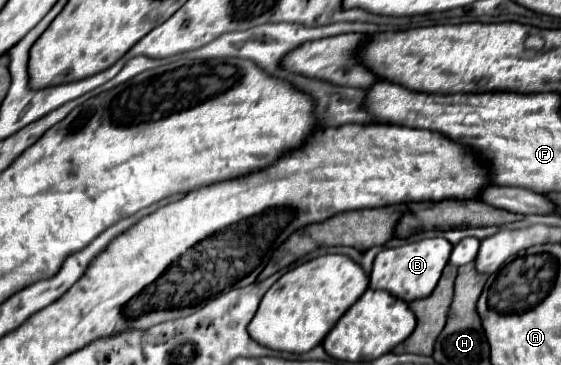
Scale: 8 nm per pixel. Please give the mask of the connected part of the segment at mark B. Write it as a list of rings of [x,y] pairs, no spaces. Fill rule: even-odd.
[[[427,238],[427,240],[411,242],[411,244],[405,244],[399,248],[385,248],[377,254],[377,258],[373,262],[369,288],[385,290],[405,302],[427,298],[433,292],[433,288],[437,286],[451,250],[453,250],[453,244],[445,238]]]

